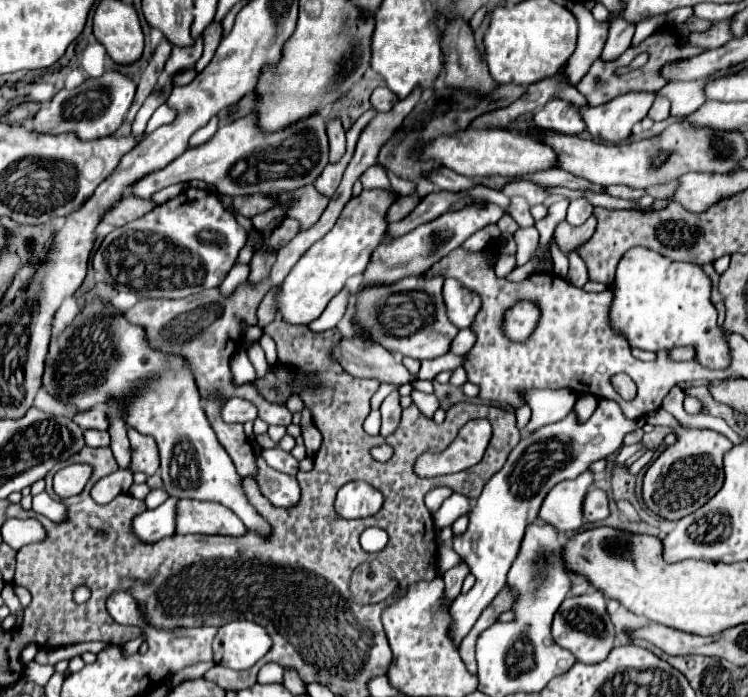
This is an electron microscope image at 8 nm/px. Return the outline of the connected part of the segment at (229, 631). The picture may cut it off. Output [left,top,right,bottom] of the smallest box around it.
[214,621,272,669]

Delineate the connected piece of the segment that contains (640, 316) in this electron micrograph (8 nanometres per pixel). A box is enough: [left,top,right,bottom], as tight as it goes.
[608,247,730,371]

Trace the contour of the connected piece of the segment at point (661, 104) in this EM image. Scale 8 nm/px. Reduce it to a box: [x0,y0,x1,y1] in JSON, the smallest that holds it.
[648,97,670,121]

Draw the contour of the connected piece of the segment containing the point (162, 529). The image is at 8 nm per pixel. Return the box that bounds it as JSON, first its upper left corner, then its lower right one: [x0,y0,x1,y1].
[132,497,176,543]

